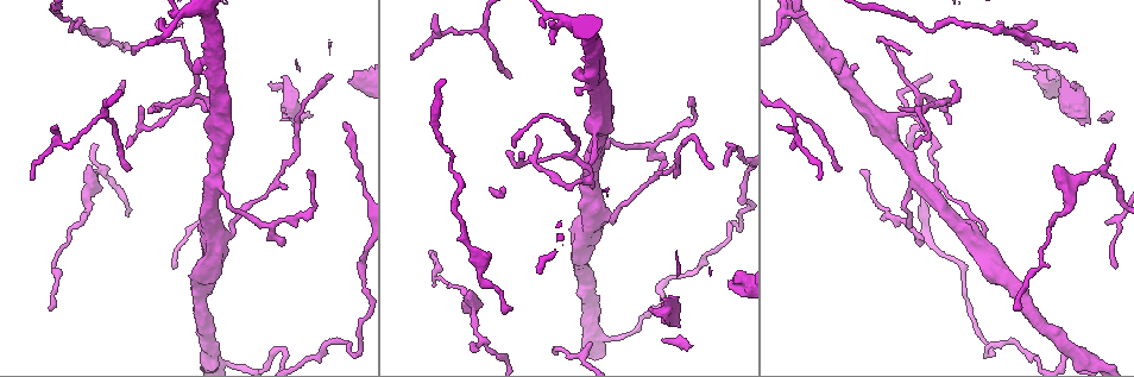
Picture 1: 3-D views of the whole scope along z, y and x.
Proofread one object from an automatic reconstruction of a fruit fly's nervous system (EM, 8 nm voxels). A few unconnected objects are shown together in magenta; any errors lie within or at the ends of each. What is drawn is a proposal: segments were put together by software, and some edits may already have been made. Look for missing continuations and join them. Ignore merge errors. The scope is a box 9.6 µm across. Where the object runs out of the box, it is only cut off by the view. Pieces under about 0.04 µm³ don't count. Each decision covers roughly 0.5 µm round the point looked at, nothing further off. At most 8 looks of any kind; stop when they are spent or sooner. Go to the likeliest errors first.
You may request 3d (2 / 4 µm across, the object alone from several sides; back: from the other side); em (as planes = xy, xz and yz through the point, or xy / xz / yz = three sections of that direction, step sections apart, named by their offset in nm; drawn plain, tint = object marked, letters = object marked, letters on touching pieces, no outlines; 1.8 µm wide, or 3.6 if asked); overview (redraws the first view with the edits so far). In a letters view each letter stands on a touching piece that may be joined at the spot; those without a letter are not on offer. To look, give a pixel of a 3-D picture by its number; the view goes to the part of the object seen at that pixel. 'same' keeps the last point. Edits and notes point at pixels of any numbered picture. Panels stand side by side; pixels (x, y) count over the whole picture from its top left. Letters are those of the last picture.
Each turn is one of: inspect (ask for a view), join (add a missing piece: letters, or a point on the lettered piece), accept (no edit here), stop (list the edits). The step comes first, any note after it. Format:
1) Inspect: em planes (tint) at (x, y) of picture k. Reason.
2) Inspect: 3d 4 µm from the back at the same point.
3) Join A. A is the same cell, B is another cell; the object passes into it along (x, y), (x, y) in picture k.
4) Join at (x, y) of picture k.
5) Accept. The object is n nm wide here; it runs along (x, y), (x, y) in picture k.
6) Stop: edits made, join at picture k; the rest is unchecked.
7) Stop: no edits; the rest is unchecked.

Inspect: 3d 4 µm at (484, 341) of picture 1. Sharp bend.

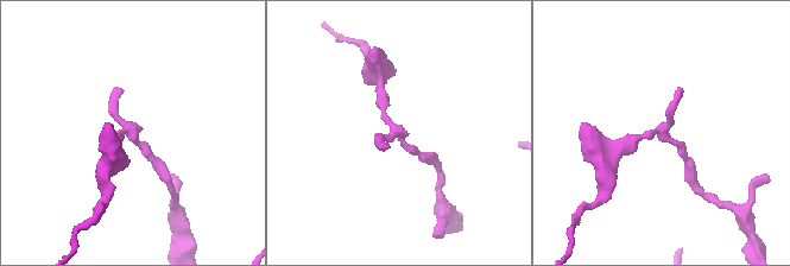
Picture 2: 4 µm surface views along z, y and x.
Inspect: em xz step 16 (plain) at (131, 129) of picture 2. Now the EM.

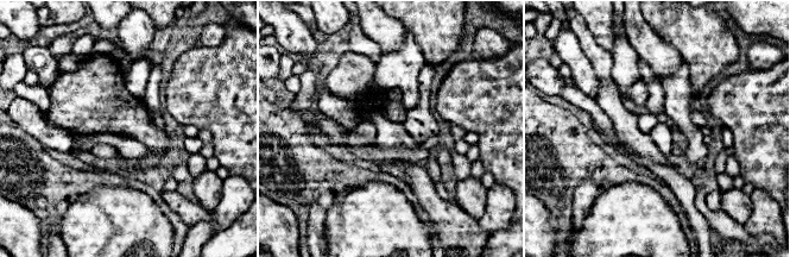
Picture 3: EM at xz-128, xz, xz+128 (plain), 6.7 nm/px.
Inspect: em xz step 16 (letters) at the same point.

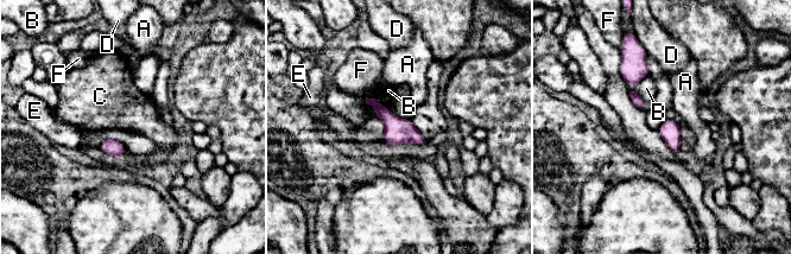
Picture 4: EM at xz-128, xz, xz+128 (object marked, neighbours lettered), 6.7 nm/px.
Accept. A, B, C, D, E and F are other cells; none of them fits.

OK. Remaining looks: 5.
Inspect: em planes (plain) at (344, 122) of picture 1. End of a long branch.

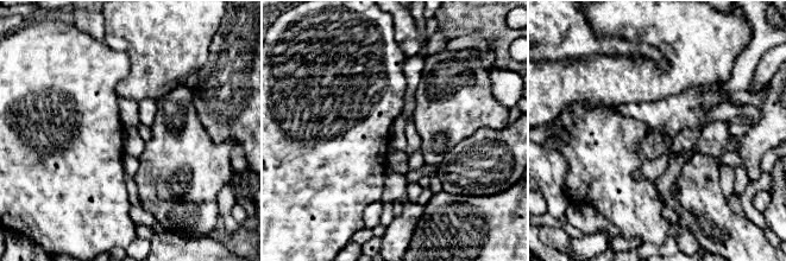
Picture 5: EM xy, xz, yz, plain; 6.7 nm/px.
Inspect: em planes (letters) at the same point. See the neighbours.

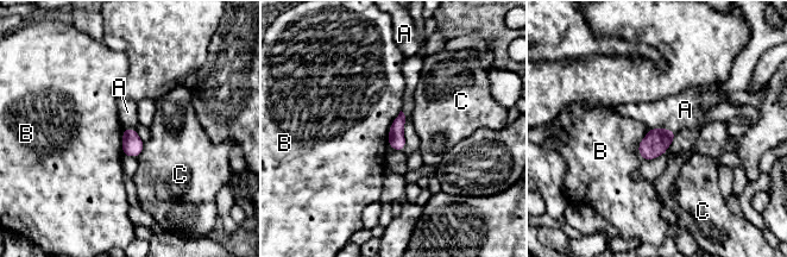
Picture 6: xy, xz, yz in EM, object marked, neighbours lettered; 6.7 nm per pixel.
Accept. The object is 110 nm wide here; A, B and C are other cells; a border runs along (649, 127), (668, 127), (675, 132) in picture 6; none of them fits.

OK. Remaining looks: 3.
Inspect: em xz step 4 (letters) at (194, 70) of picture 1. An open end.

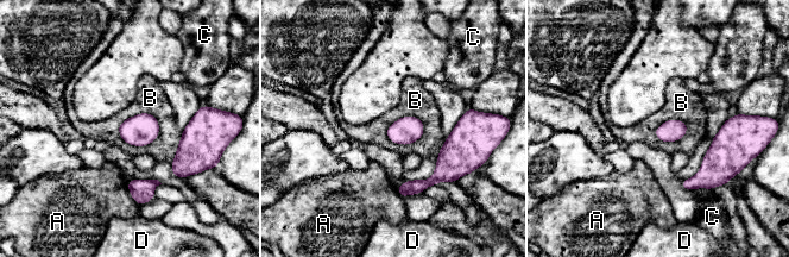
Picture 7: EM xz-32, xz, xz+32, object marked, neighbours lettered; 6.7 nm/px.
Inspect: em planes (letters) at the same point. Another direction.

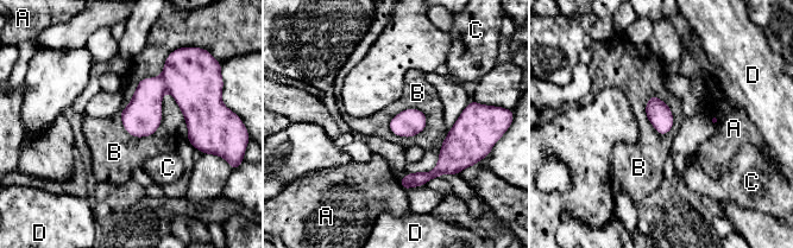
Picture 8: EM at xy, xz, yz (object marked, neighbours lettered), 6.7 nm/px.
Accept. A, B, C and D are other cells; none of them fits.

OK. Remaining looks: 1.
Stop: no edits; the rest is unchecked.

